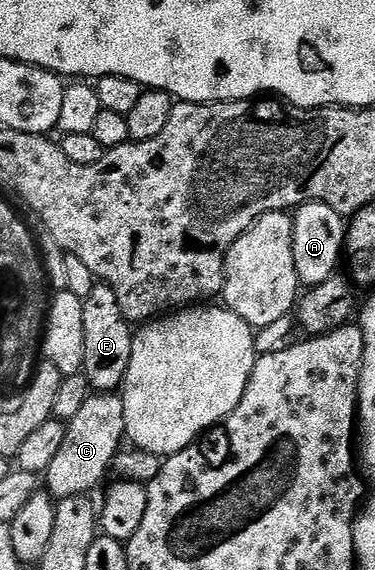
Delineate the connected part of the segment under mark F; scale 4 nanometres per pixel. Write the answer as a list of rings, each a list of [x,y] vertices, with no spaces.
[[[95,284],[83,301],[84,308],[84,364],[83,371],[94,392],[114,392],[126,381],[128,360],[132,360],[135,331],[120,308],[116,292],[105,284]]]

